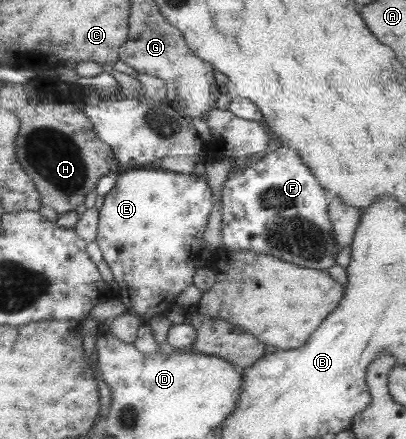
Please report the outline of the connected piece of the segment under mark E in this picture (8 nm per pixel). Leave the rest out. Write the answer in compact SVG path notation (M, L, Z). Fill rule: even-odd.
M139 168L137 170L122 170L116 174L115 186L105 195L104 204L100 208L100 226L98 231L98 237L96 242L104 256L104 261L111 268L114 279L120 287L121 302L125 304L129 313L135 313L145 322L150 322L152 318L159 314L164 314L173 308L176 304L176 299L182 295L182 293L194 285L194 277L200 267L199 261L204 258L203 236L207 232L207 226L209 226L209 216L213 212L213 192L211 192L211 186L207 184L207 178L205 176L197 176L197 174L181 174L181 172L165 171L159 168L145 169Z

